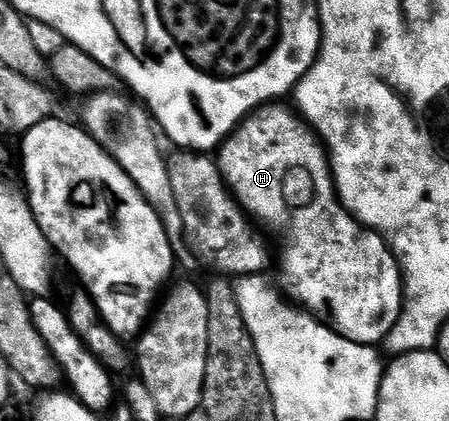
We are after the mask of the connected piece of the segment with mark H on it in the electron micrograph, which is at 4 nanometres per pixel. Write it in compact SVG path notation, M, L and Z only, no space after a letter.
M261 105L251 112L247 117L240 120L236 129L220 144L218 148L218 168L220 178L224 180L224 186L228 188L233 199L240 204L241 208L253 220L261 219L264 223L269 223L272 227L288 227L288 244L284 247L284 256L280 259L280 275L284 278L284 287L282 291L293 304L299 305L303 310L319 317L327 323L332 330L337 331L342 337L346 337L355 343L365 345L376 345L387 335L389 328L395 322L402 305L402 276L400 274L400 265L396 261L392 250L384 239L374 231L368 230L363 223L358 222L355 217L349 213L345 207L340 204L336 197L336 188L332 186L332 173L328 166L328 156L326 148L320 142L315 131L300 118L295 110L287 111L280 105Z

